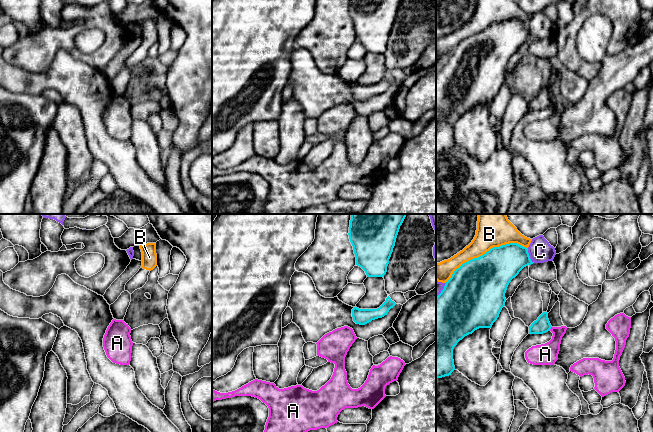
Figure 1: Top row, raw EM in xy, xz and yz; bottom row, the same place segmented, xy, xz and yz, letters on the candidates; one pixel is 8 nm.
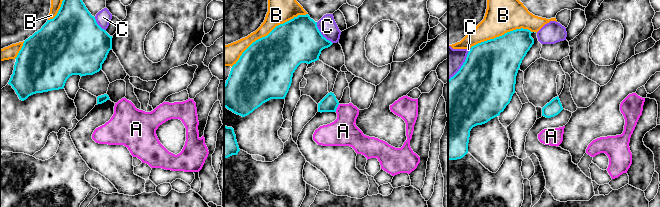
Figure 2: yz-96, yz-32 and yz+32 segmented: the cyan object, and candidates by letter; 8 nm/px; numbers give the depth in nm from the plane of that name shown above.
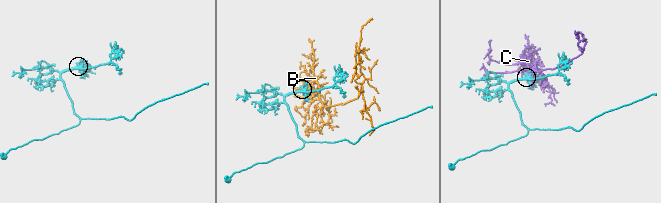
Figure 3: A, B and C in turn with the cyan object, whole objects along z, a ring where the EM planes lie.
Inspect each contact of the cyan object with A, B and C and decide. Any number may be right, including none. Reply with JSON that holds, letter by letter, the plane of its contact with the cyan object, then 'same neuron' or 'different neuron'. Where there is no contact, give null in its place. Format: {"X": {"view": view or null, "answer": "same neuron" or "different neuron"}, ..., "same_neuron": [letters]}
{"A": {"view": "yz", "answer": "different neuron"}, "B": {"view": "yz", "answer": "different neuron"}, "C": {"view": "yz", "answer": "different neuron"}, "same_neuron": []}

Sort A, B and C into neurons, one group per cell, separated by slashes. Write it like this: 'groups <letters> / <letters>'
groups A / B / C

